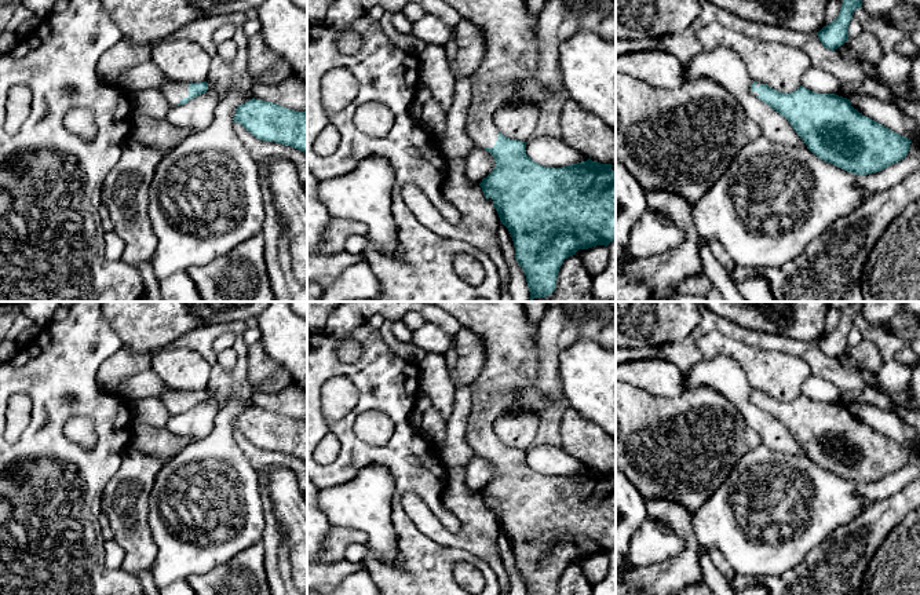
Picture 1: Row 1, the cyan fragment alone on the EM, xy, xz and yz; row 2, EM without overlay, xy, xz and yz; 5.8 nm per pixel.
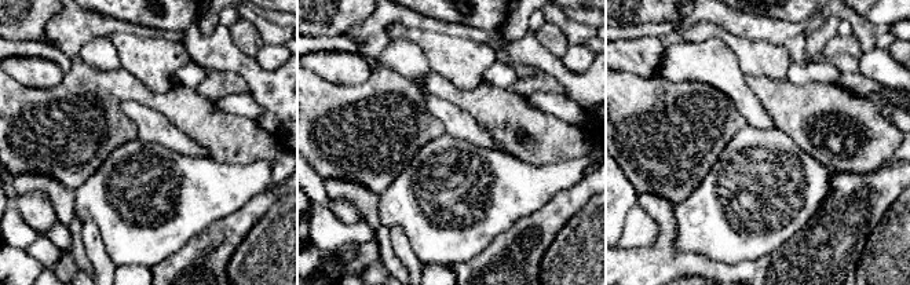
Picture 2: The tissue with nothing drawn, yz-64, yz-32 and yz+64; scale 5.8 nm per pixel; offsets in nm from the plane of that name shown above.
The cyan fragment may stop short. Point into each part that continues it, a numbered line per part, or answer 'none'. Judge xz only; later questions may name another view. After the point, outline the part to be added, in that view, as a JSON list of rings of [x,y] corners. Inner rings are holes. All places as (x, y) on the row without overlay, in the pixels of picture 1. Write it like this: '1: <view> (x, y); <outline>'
1: xz (510, 380); [[[424,302],[443,310],[456,318],[463,328],[468,328],[483,339],[488,361],[485,369],[470,384],[471,386],[471,412],[467,423],[467,442],[478,456],[493,456],[499,439],[493,432],[494,421],[512,409],[534,412],[539,419],[552,408],[552,402],[539,388],[540,354],[537,344],[537,328],[532,326],[525,314],[522,302]]]

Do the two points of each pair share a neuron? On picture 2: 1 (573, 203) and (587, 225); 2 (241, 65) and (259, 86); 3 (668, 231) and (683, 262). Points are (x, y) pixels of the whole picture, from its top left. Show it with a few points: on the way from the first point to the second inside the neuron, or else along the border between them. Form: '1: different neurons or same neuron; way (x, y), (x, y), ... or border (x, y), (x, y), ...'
1: different neurons; border (591, 196), (556, 234)
2: same neuron; way (247, 70), (256, 80)
3: same neuron; way (668, 240), (668, 248), (675, 255)

